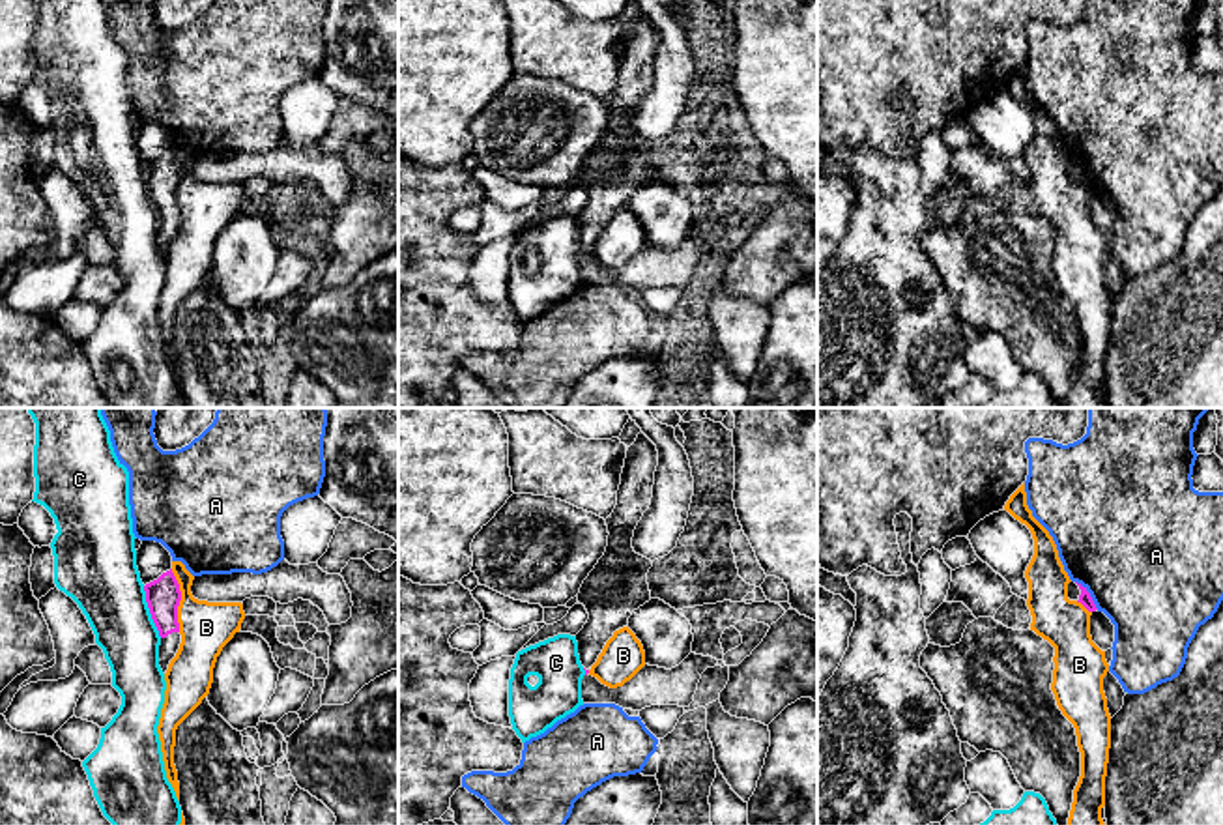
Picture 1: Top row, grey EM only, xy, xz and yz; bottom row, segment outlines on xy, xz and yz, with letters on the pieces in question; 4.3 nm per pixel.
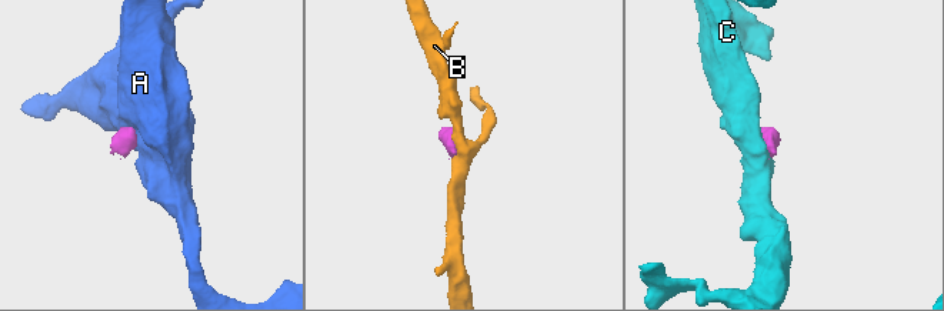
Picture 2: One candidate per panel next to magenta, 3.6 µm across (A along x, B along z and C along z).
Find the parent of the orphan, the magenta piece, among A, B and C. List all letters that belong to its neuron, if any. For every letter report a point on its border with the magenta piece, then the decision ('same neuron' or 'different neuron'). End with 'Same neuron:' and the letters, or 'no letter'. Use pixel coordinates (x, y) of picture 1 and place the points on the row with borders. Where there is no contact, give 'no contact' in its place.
A: yz (1089, 595) | different neuron
B: xy (180, 599) | different neuron
C: xy (150, 612) | different neuron
Same neuron: no letter

